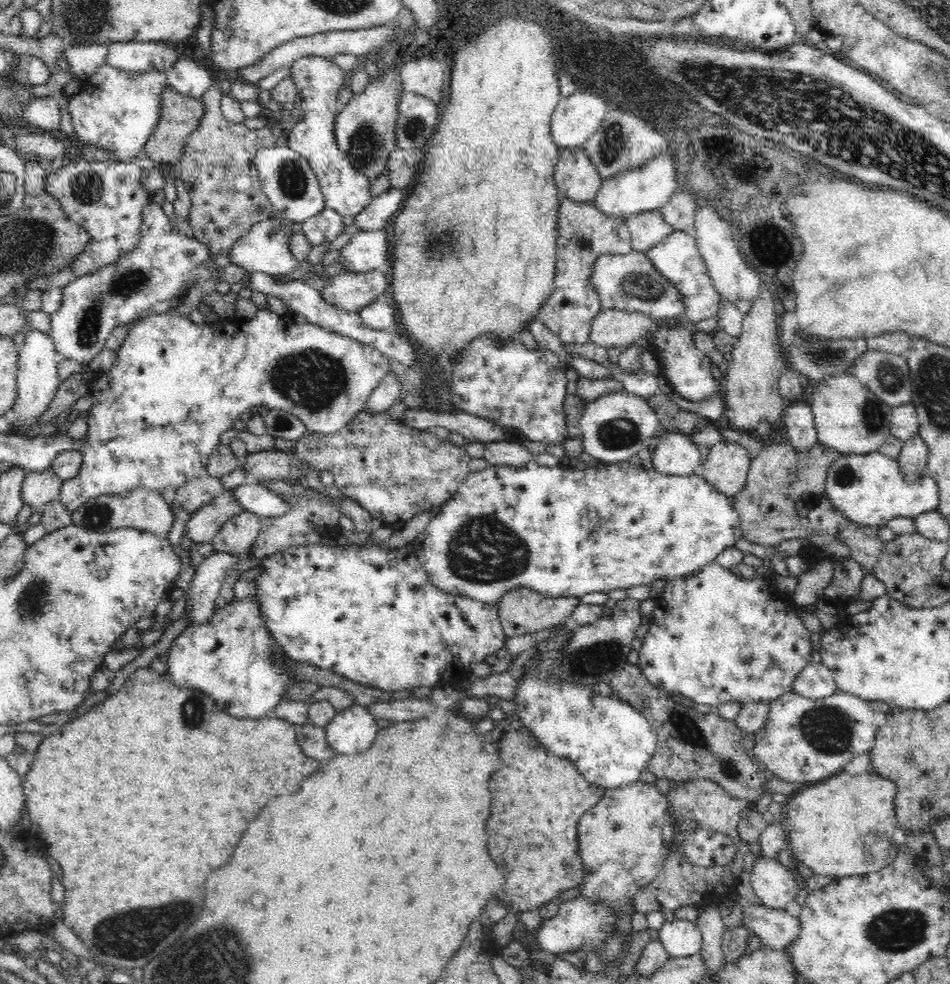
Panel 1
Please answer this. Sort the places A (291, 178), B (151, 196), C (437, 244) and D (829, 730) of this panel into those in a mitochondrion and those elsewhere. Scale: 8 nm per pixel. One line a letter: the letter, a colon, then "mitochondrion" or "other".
A: mitochondrion
B: other
C: mitochondrion
D: mitochondrion

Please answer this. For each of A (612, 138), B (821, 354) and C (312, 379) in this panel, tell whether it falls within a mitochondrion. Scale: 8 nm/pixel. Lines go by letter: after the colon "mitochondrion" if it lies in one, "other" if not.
A: mitochondrion
B: mitochondrion
C: mitochondrion

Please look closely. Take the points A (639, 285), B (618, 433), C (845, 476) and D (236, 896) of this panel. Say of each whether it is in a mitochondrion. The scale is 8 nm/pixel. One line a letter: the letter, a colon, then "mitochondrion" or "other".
A: mitochondrion
B: mitochondrion
C: mitochondrion
D: other

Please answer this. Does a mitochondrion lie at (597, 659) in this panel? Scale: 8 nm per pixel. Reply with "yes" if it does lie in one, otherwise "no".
yes

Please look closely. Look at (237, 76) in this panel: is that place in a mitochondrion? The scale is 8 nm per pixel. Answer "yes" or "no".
no

